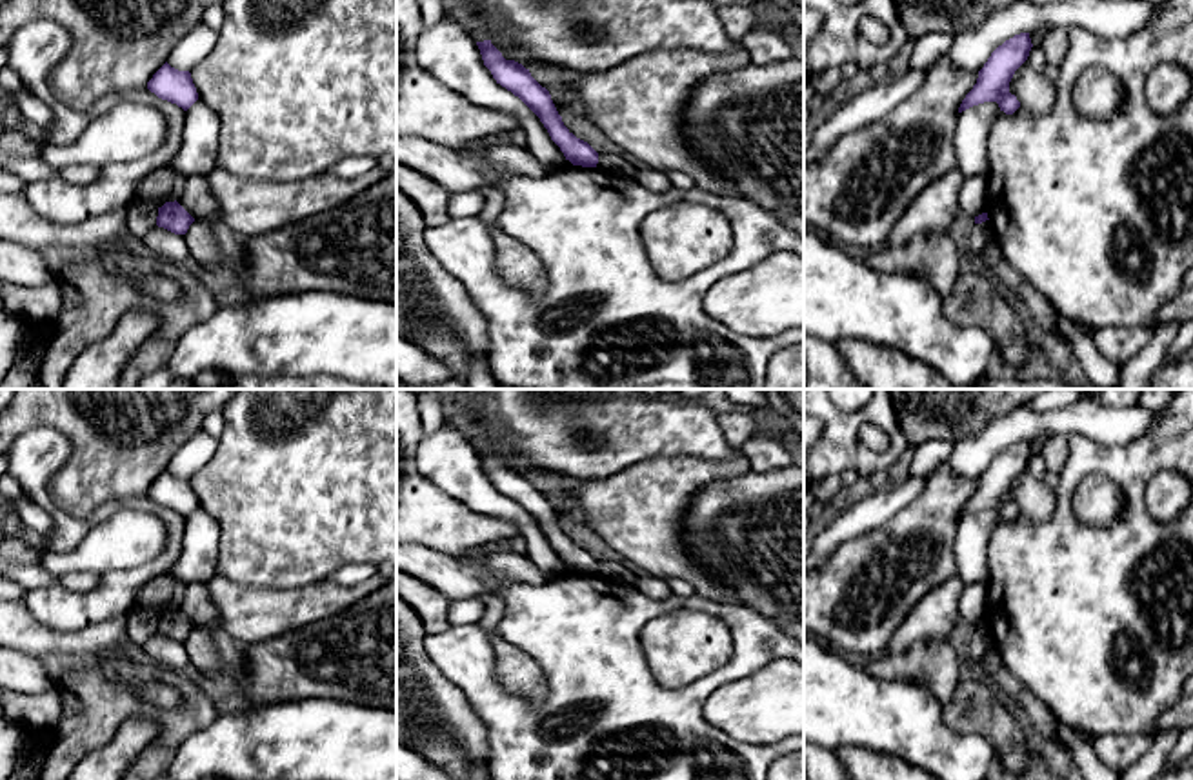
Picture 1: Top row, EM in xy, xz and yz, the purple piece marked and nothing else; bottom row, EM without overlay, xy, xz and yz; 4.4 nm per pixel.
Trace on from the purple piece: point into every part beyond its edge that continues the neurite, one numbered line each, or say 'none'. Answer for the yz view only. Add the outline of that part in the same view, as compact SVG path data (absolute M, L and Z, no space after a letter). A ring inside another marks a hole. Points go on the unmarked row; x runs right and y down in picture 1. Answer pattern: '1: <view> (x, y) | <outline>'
none

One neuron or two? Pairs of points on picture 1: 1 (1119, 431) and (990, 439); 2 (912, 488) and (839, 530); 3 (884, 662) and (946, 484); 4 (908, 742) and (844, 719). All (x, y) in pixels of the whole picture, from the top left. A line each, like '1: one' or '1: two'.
1: one
2: one
3: two
4: one

